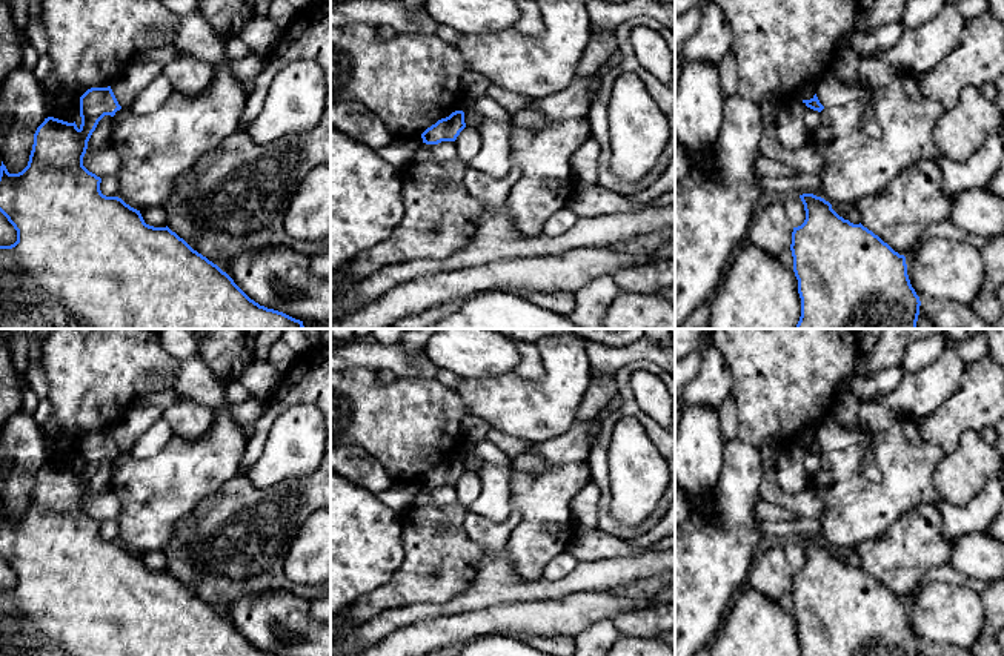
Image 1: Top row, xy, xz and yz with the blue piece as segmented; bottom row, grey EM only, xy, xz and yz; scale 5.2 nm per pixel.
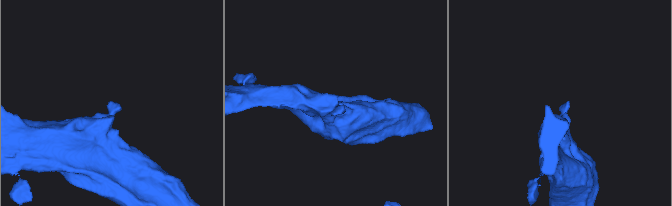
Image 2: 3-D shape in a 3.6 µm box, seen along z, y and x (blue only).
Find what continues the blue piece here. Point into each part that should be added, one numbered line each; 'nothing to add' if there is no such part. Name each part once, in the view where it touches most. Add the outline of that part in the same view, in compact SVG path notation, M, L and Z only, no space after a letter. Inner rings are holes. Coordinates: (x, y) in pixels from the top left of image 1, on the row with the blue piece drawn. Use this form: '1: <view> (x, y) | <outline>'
nothing to add

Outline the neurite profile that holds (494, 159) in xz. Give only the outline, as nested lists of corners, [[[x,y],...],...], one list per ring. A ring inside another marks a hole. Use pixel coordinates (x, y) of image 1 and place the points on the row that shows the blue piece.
[[[483,118],[477,129],[481,135],[481,147],[472,160],[472,167],[492,178],[504,177],[512,166],[509,151],[510,123]]]

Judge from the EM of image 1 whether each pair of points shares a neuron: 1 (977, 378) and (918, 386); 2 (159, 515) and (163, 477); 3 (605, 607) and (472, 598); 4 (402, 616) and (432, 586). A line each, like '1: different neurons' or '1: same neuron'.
1: different neurons
2: same neuron
3: different neurons
4: different neurons

